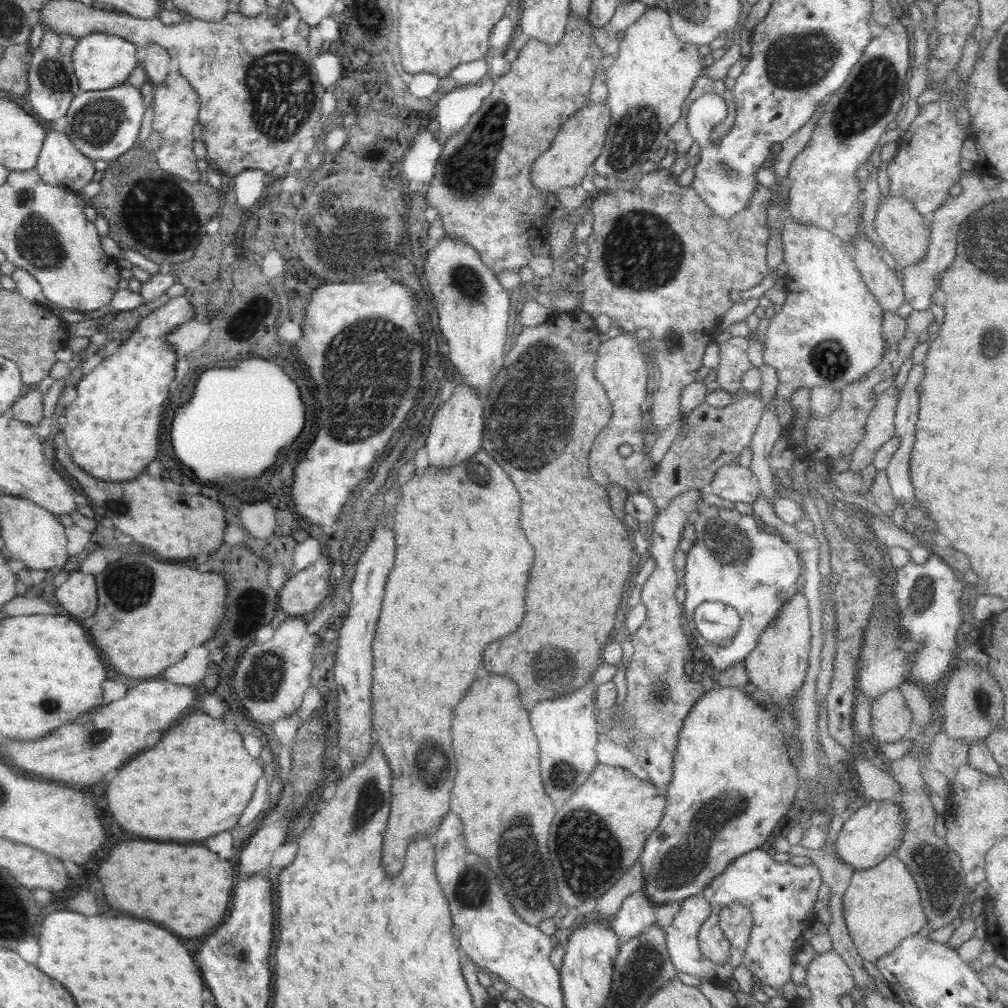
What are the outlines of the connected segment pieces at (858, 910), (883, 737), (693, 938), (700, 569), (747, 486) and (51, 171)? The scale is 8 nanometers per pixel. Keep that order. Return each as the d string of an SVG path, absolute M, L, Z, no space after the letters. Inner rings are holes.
M895 854L872 868L854 871L842 899L842 913L859 956L873 963L893 952L904 938L916 935L928 923L916 881Z
M900 688L889 690L871 702L871 732L880 743L905 740L914 732L913 714Z
M702 894L685 898L672 924L670 924L666 930L663 930L664 938L666 938L670 960L677 972L694 976L700 979L700 981L714 983L716 987L726 988L728 985L728 982L726 981L733 978L733 971L737 966L743 964L743 958L746 955L747 948L736 948L732 960L729 960L727 964L716 964L715 962L708 960L702 954L702 951L698 946L698 932L700 931L702 924L710 917L710 914L712 914L712 905L708 903Z
M703 506L691 521L695 526L696 542L686 554L685 570L681 573L686 589L682 607L690 628L687 632L702 648L710 666L723 672L736 663L744 662L758 644L758 637L766 625L778 615L785 600L802 588L803 568L798 553L779 533L762 526L754 515L742 515L736 509ZM708 601L729 604L740 615L739 631L728 646L709 643L694 626L695 608Z
M739 464L722 466L714 475L712 493L726 502L751 505L761 496L757 478L749 468Z
M56 130L45 136L34 170L46 184L76 194L96 174L93 160L76 150L63 131Z

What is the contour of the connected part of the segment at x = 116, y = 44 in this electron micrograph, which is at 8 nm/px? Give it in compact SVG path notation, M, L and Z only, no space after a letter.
M103 33L79 38L71 57L81 91L100 91L126 84L130 72L140 64L136 58L137 48L129 40Z

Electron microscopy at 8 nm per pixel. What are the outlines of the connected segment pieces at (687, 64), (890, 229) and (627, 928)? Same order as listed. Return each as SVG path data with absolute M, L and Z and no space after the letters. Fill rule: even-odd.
M660 3L648 6L634 25L624 31L620 40L618 57L605 70L607 86L607 106L611 112L610 126L607 128L605 145L593 162L592 169L596 174L618 183L628 182L640 170L640 166L654 158L659 148L668 143L668 129L682 116L682 104L690 92L696 79L704 73L703 56L697 44L680 40L672 30L669 15Z
M885 196L876 211L873 225L876 233L881 238L884 248L896 261L895 273L898 278L903 277L903 268L918 264L926 256L930 244L930 222L925 215L920 214L914 205L903 196Z
M633 892L625 898L618 914L610 922L610 930L616 934L620 942L642 935L656 921L655 907L650 903L645 892Z

